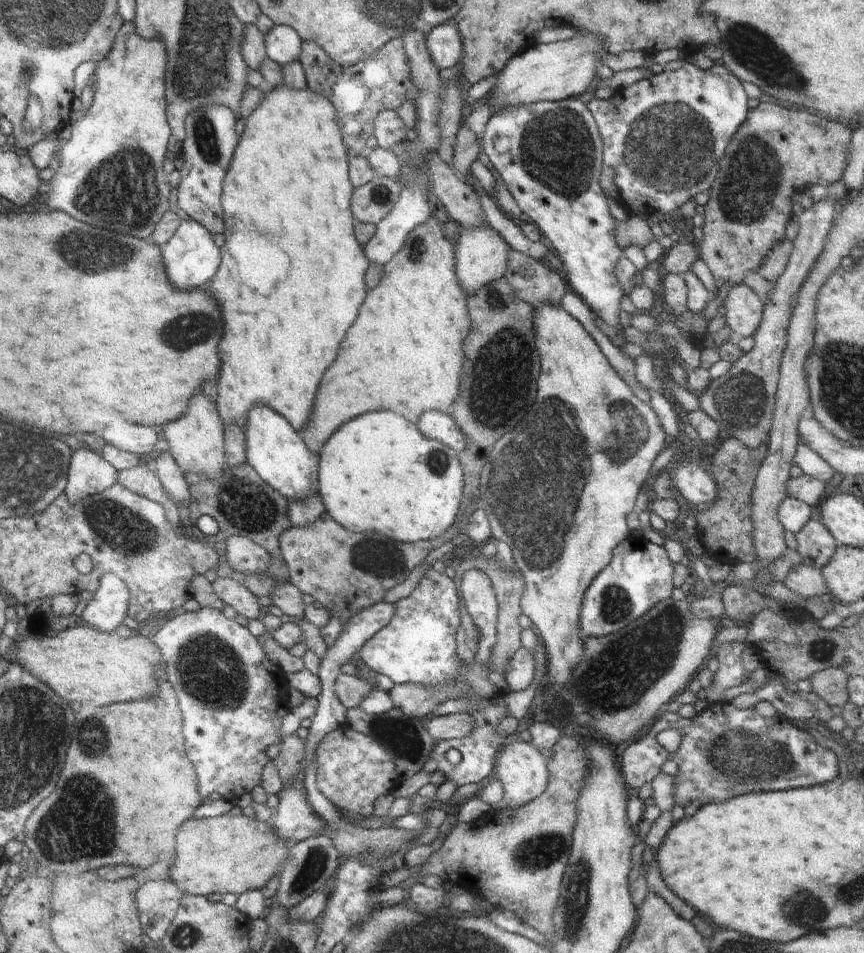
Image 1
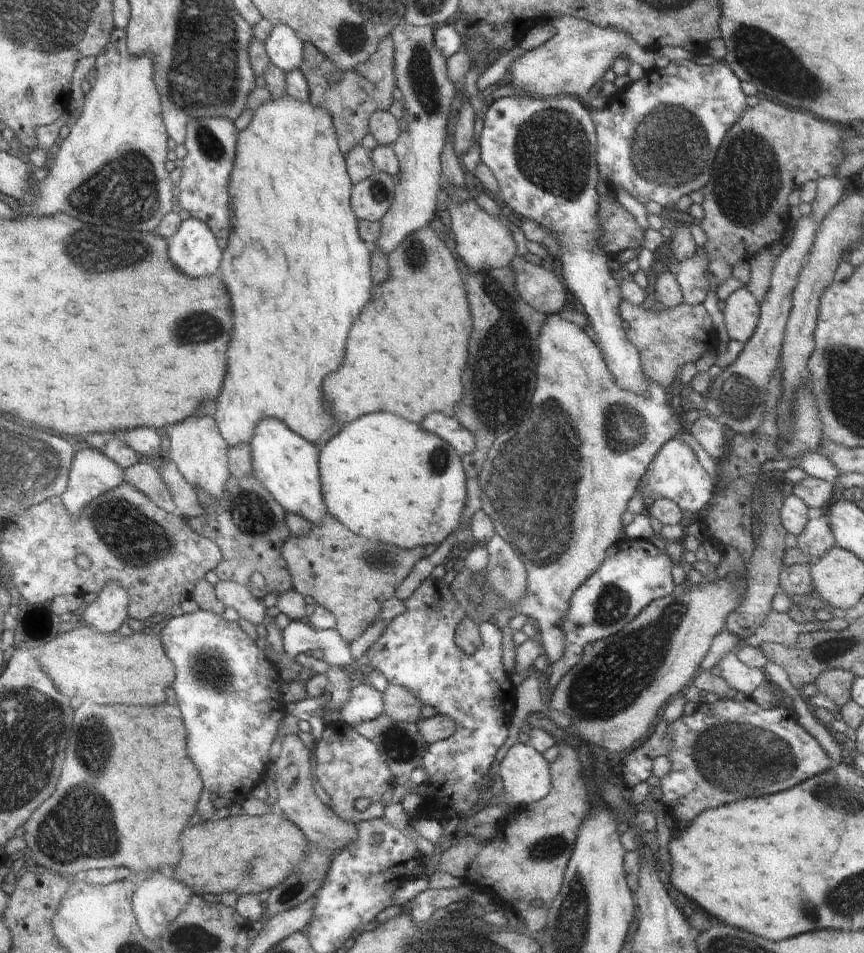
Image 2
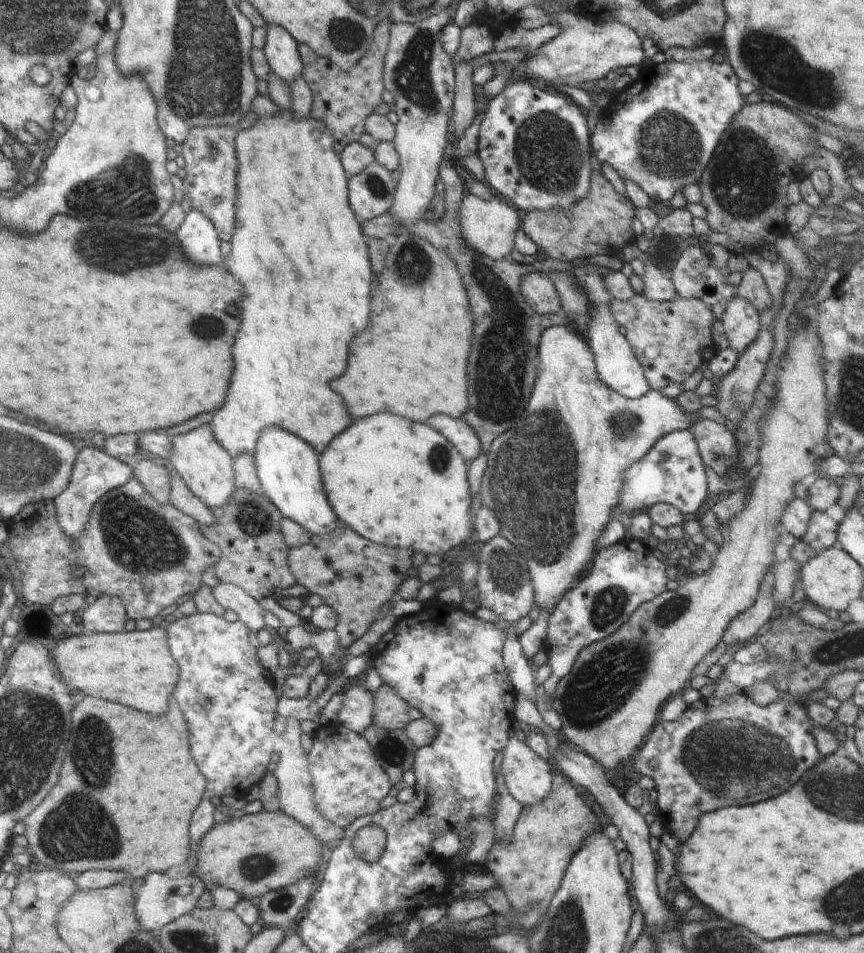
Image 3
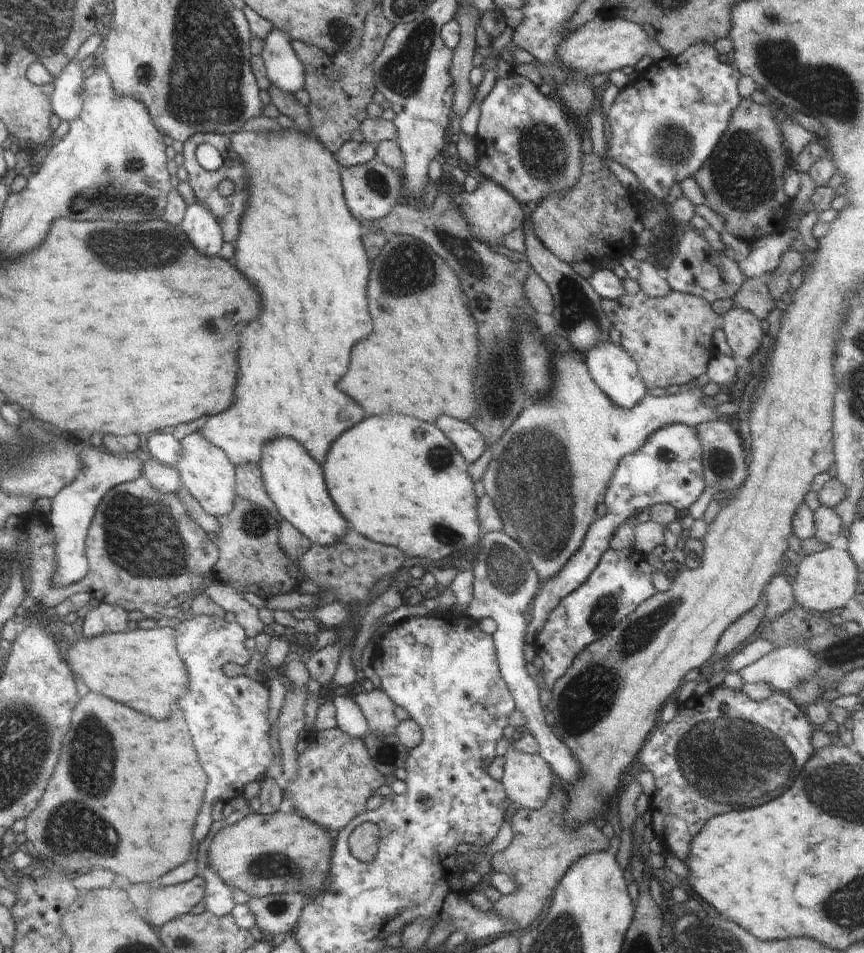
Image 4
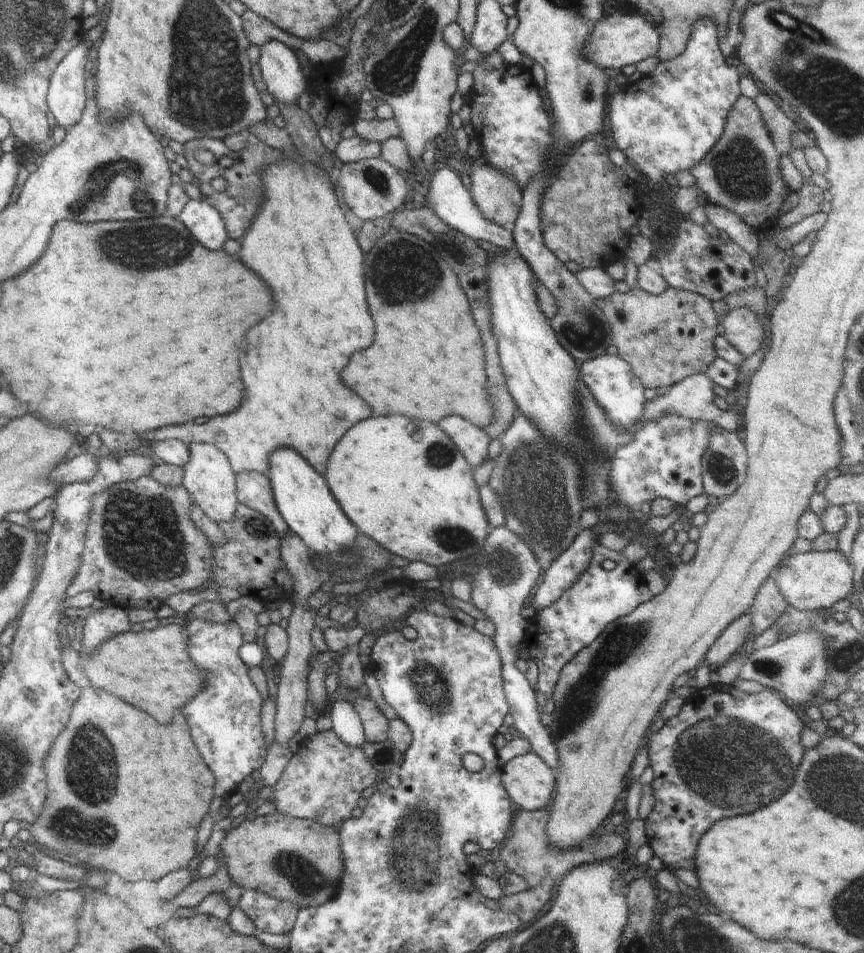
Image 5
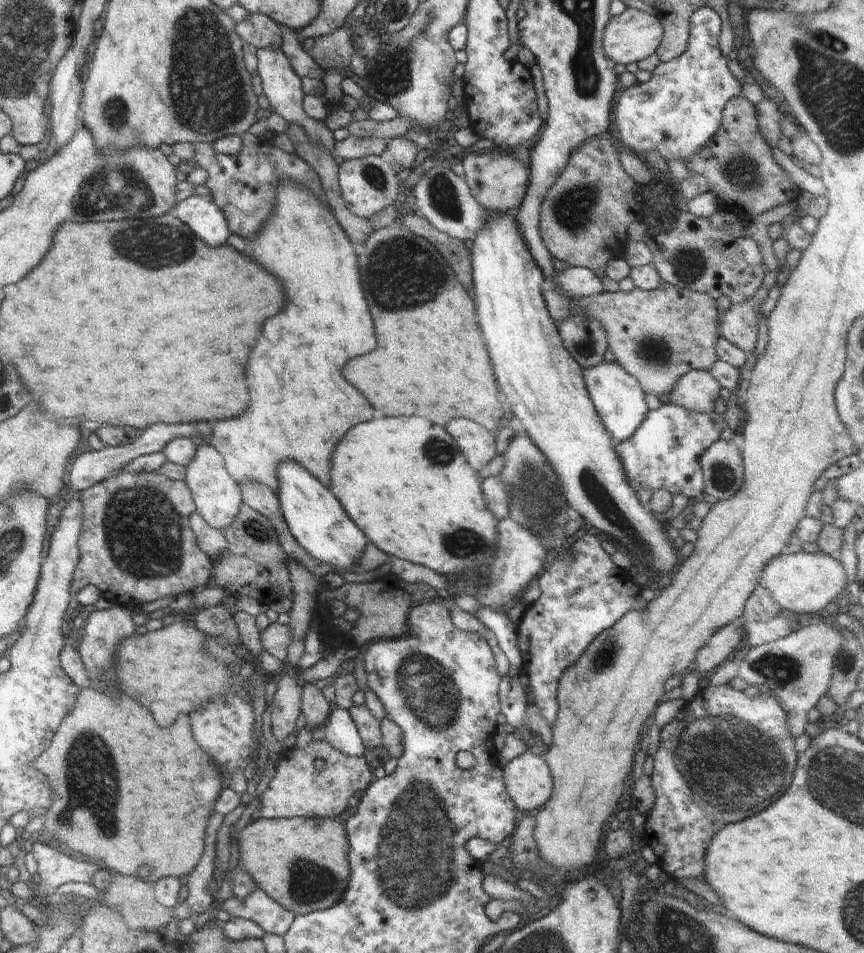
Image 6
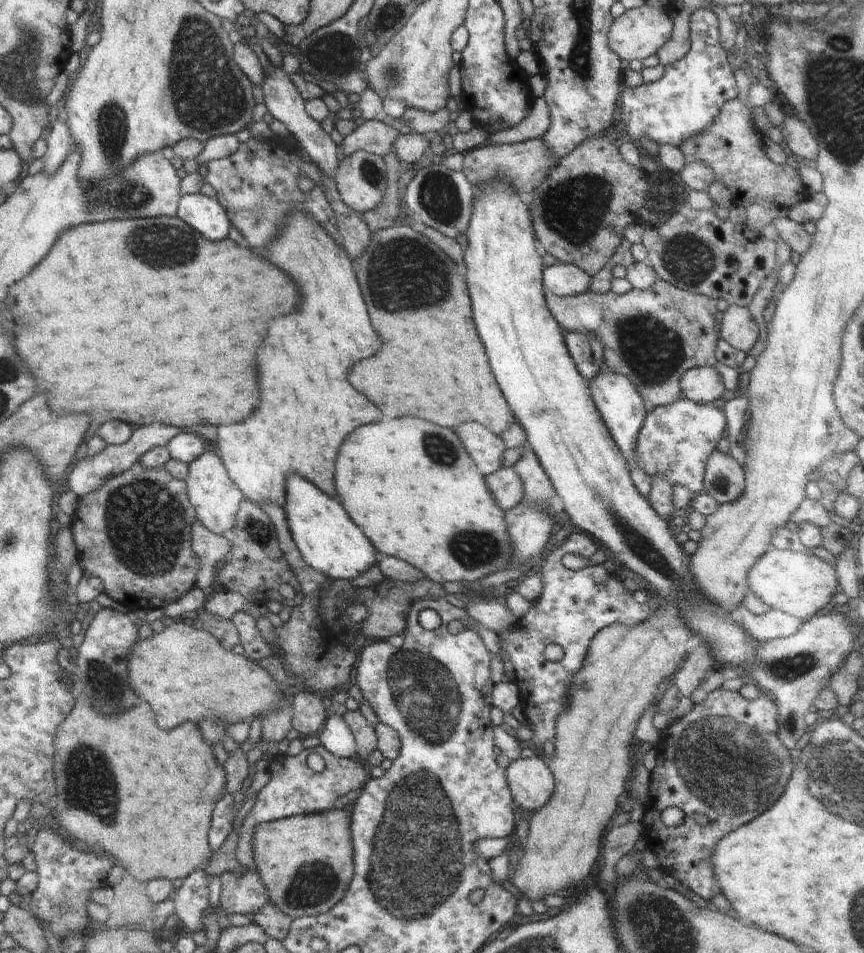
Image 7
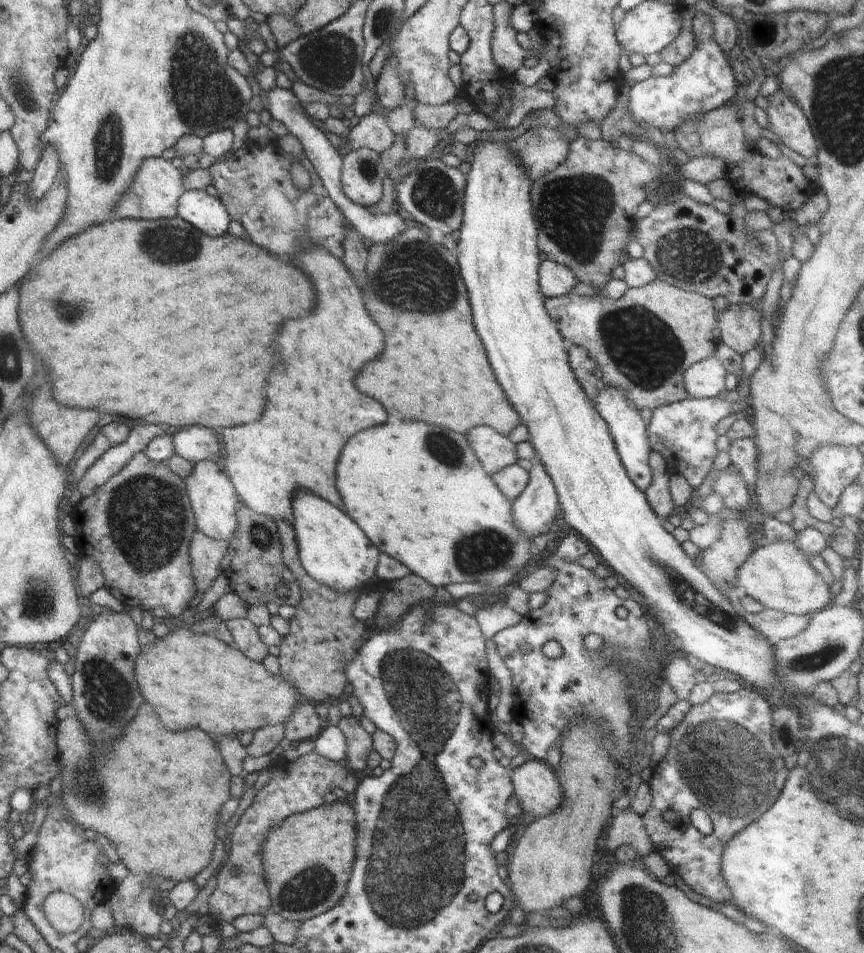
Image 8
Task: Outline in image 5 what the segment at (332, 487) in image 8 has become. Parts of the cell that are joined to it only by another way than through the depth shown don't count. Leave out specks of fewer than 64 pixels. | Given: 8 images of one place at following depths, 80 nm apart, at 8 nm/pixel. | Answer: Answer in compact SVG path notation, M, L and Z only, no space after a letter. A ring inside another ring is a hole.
M295 145L297 151L286 151L283 152L281 150L277 150L280 154L284 154L283 161L276 161L275 165L266 165L263 170L263 178L264 178L264 188L266 190L266 194L268 194L268 202L263 202L262 206L264 206L264 210L260 210L260 218L256 218L256 222L252 222L252 234L248 234L248 238L244 238L244 242L242 242L242 252L240 252L240 258L244 258L244 262L248 262L248 266L252 266L252 270L256 270L256 274L260 274L260 278L264 278L264 282L268 282L268 286L272 286L272 294L276 294L276 314L272 314L272 318L264 318L264 322L260 322L260 326L256 326L256 330L252 330L252 350L248 350L248 362L244 362L244 386L248 386L248 402L244 402L244 406L240 406L240 410L236 410L236 414L226 414L226 416L220 416L220 418L212 418L212 420L208 420L208 422L204 422L201 425L196 425L194 422L188 422L183 425L172 425L167 427L159 428L157 431L154 431L153 434L147 435L144 438L148 438L150 444L155 443L156 441L162 441L164 439L178 439L185 443L210 443L211 445L219 447L221 451L224 451L224 454L227 455L227 458L230 460L231 466L236 472L243 473L244 471L254 471L259 472L260 474L266 475L270 473L270 456L274 453L276 448L280 449L282 446L294 448L300 452L301 455L314 467L316 472L319 472L323 477L325 476L325 472L327 469L327 460L330 456L330 453L334 450L336 446L336 442L342 438L342 434L350 428L350 426L354 426L356 422L360 422L360 420L364 420L364 418L368 418L368 406L366 406L366 402L364 400L360 400L350 388L346 388L344 384L342 384L342 380L340 380L340 372L342 372L342 368L348 364L348 358L350 358L350 354L352 352L358 352L358 350L362 350L362 348L366 348L366 346L370 346L370 342L372 342L372 338L374 338L374 322L372 322L372 318L370 318L370 314L368 314L368 306L366 306L366 296L364 296L364 253L362 253L362 249L360 249L360 245L358 244L358 238L354 237L354 229L346 220L346 215L344 214L346 208L341 201L341 198L336 194L335 186L331 181L331 178L325 173L325 170L318 165L315 165L312 161L308 159L304 159L301 157L301 154L298 152L298 148ZM84 452L84 454L74 456L68 462L62 462L58 469L51 474L55 488L60 490L62 486L68 486L70 483L90 481L97 473L96 459L96 456Z

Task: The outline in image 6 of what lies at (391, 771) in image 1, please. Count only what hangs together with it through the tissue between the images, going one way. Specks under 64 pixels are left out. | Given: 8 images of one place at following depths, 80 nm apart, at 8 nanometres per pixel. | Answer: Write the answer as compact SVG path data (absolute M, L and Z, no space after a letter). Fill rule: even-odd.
M326 739L313 740L304 748L293 748L280 754L279 769L272 778L270 785L261 795L261 818L281 819L290 817L308 818L336 818L348 807L348 798L353 796L357 790L364 791L376 779L374 772L369 767L366 759L362 757L351 757L332 746ZM320 760L322 768L316 768L314 762Z

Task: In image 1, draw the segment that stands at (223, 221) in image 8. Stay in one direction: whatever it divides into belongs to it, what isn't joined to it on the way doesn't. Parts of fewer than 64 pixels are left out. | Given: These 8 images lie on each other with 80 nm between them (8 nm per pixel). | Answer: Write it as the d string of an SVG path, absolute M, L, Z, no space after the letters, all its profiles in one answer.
M184 219L172 238L162 247L167 277L180 290L206 288L206 284L214 278L214 274L220 266L220 250L212 242L208 231L207 227L196 222L195 219Z

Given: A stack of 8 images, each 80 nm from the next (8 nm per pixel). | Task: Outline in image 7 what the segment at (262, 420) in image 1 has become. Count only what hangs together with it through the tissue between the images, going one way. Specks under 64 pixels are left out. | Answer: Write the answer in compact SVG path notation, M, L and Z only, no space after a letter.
M298 474L288 477L286 482L286 501L283 509L287 523L304 559L318 573L334 580L350 581L376 564L376 552L369 538L348 516L346 509L335 496L326 494L313 482L306 482Z

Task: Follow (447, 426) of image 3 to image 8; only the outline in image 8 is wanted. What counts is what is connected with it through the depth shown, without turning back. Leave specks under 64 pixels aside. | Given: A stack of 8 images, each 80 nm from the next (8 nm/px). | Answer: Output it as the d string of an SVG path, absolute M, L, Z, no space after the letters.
M474 426L466 438L472 452L491 476L517 461L516 444L489 426Z

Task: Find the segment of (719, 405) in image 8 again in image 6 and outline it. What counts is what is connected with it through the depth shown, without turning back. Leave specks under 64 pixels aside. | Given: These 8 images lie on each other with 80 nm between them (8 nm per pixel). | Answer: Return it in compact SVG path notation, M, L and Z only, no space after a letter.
M664 403L657 409L650 409L634 434L624 442L614 443L613 447L637 496L642 489L652 493L662 489L672 496L682 494L699 500L705 497L700 457L719 439L725 426L723 415L715 410L704 414Z

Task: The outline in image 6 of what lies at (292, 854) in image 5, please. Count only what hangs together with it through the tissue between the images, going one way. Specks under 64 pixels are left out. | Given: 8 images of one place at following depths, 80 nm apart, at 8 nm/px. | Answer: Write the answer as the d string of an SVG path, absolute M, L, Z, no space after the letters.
M339 817L257 819L237 834L236 840L241 856L235 859L234 864L241 862L243 870L252 877L255 885L278 904L290 909L295 916L330 908L342 898L350 876L347 857L349 844L344 822Z

